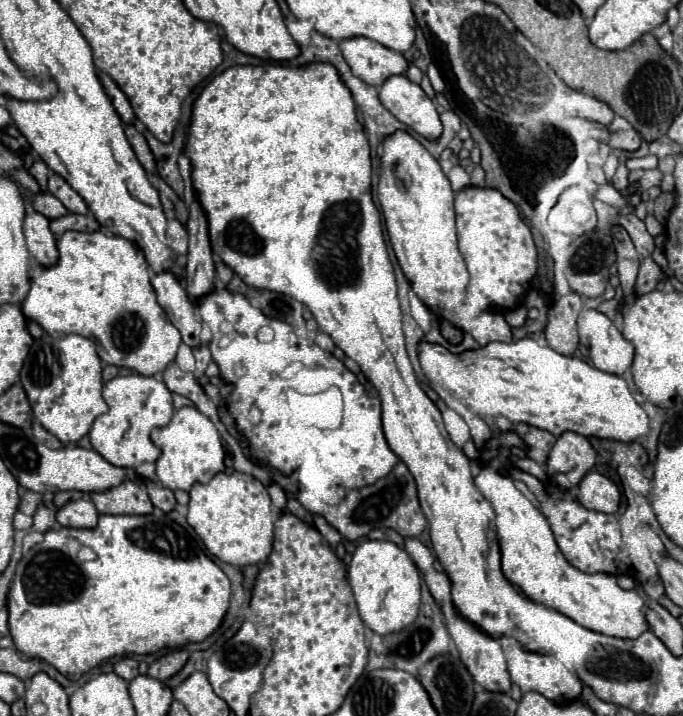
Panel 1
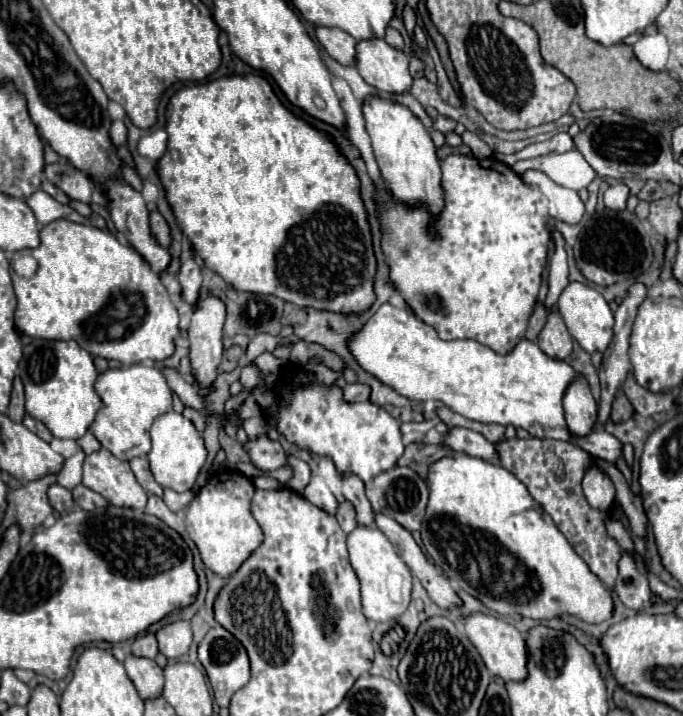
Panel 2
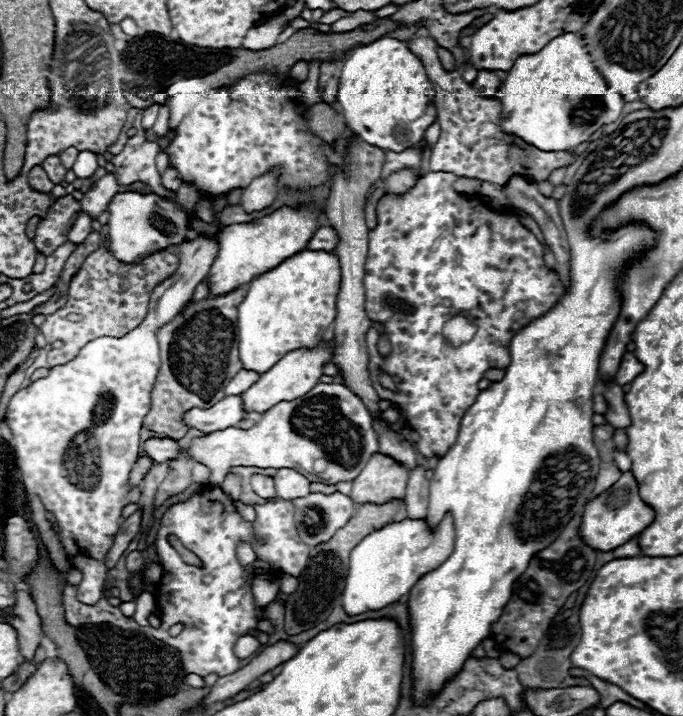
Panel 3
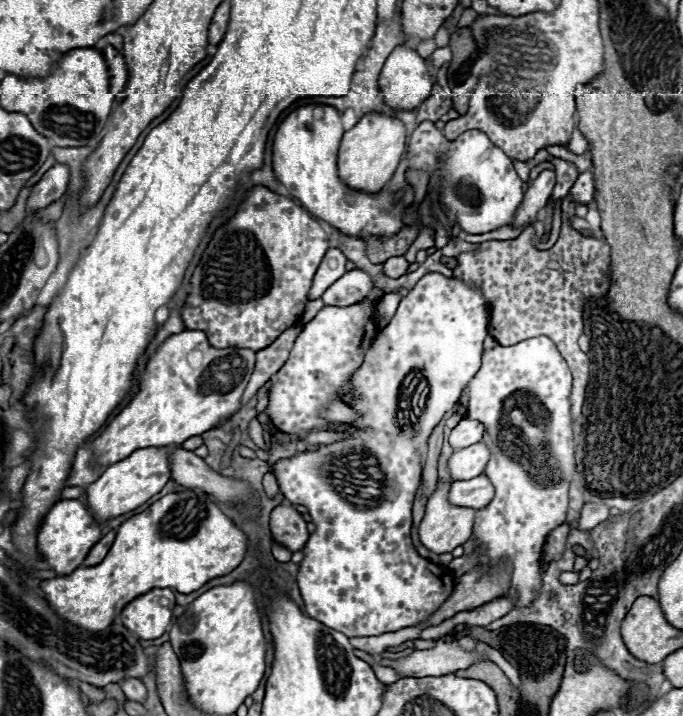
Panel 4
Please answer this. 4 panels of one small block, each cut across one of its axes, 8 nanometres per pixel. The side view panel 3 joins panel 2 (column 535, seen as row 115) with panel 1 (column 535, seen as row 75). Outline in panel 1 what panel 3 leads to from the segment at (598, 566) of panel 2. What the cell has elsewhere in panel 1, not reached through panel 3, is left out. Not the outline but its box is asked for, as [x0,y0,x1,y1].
[514,422,556,468]

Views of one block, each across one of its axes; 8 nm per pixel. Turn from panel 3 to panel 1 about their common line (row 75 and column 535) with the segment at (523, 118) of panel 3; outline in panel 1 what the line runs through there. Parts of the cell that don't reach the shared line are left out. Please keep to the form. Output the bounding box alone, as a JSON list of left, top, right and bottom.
[476,464,650,638]

